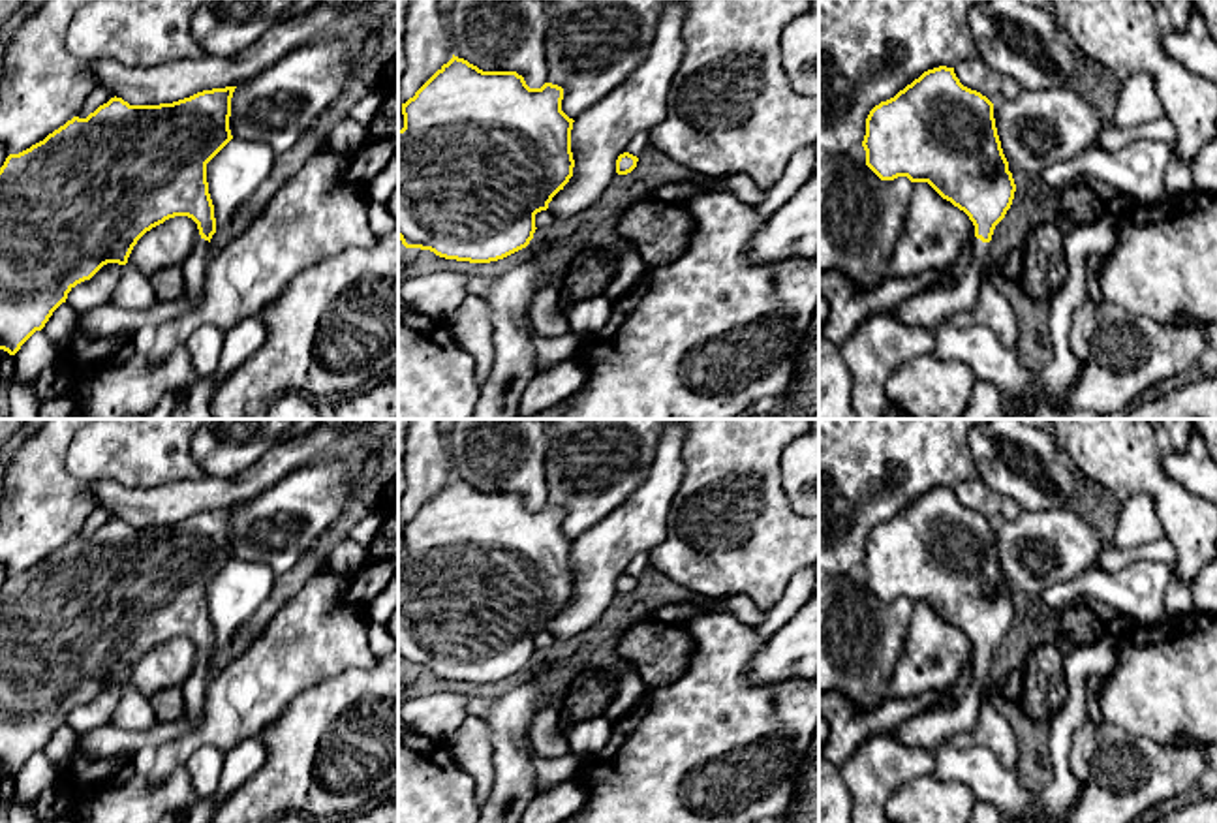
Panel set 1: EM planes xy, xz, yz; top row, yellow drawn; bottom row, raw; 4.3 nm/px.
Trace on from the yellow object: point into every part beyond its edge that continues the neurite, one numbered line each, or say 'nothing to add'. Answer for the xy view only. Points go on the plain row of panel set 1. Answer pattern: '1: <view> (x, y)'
1: xy (107, 741)

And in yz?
1: yz (928, 729)

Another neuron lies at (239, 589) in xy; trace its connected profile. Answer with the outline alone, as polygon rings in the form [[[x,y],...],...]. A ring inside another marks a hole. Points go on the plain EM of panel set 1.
[[[231,560],[208,584],[207,603],[214,626],[216,650],[269,598],[276,575],[257,562]]]

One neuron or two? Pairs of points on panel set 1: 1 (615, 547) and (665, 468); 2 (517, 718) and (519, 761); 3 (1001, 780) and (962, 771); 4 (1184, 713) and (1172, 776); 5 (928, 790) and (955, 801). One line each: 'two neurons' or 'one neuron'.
1: one neuron
2: one neuron
3: one neuron
4: two neurons
5: one neuron

